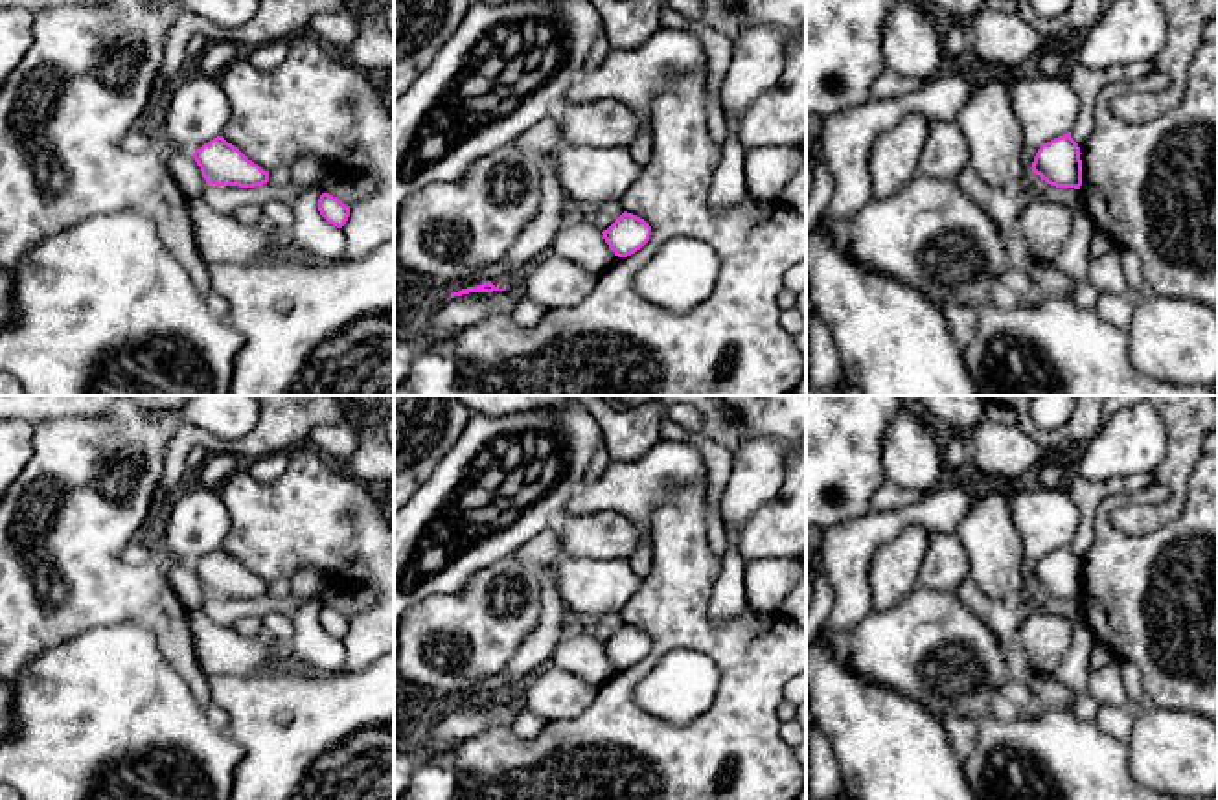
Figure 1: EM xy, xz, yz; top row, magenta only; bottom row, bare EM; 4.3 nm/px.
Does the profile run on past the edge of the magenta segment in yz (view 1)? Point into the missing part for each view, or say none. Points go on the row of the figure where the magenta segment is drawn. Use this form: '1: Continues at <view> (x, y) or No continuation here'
1: No continuation here

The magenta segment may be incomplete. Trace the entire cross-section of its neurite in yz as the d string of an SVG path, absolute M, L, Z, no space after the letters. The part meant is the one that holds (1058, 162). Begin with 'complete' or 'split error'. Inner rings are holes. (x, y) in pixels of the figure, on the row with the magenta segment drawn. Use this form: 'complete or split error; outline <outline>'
complete; outline M1071 132L1043 143L1032 162L1032 171L1047 184L1056 188L1082 186L1082 160L1080 147L1071 138Z

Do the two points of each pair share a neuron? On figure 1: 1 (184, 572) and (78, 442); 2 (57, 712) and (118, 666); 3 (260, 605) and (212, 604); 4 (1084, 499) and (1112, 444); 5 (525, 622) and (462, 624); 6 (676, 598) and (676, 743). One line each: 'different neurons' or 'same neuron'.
1: different neurons
2: same neuron
3: same neuron
4: different neurons
5: same neuron
6: same neuron

